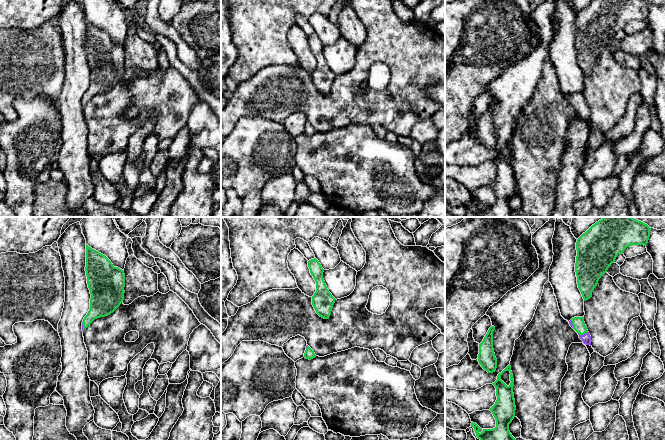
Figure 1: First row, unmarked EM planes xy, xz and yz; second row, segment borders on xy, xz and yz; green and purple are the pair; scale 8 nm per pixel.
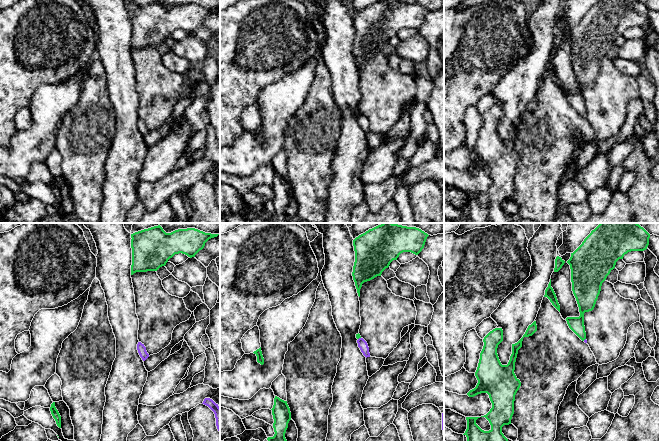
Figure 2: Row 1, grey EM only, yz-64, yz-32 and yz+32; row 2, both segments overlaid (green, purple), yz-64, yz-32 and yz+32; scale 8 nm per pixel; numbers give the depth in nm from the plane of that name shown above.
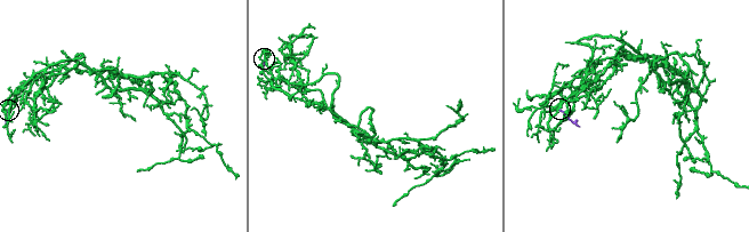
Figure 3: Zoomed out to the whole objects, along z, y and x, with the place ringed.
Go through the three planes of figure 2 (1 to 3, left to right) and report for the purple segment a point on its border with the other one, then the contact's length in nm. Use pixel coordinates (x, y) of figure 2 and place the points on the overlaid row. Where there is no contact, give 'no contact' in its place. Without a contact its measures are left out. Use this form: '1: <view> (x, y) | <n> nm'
1: no contact
2: yz-32 (359, 337) | 30 nm
3: yz+32 (584, 339) | 30 nm

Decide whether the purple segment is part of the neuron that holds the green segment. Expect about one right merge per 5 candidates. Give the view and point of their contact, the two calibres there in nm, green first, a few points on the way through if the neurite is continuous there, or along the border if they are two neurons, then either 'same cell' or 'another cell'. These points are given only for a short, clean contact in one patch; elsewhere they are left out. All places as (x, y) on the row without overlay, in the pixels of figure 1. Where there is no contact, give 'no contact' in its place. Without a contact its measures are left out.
yz (582, 110) | 100/80 nm | across yz (578, 99), (582, 110), (586, 114) | same cell

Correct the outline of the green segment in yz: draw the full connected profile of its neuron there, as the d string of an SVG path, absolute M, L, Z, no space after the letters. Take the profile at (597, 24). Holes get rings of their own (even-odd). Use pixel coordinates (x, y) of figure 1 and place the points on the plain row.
M594 0L577 15L575 48L578 64L584 77L592 73L592 68L599 55L615 38L618 30L622 30L631 21L646 22L650 6L647 0Z

